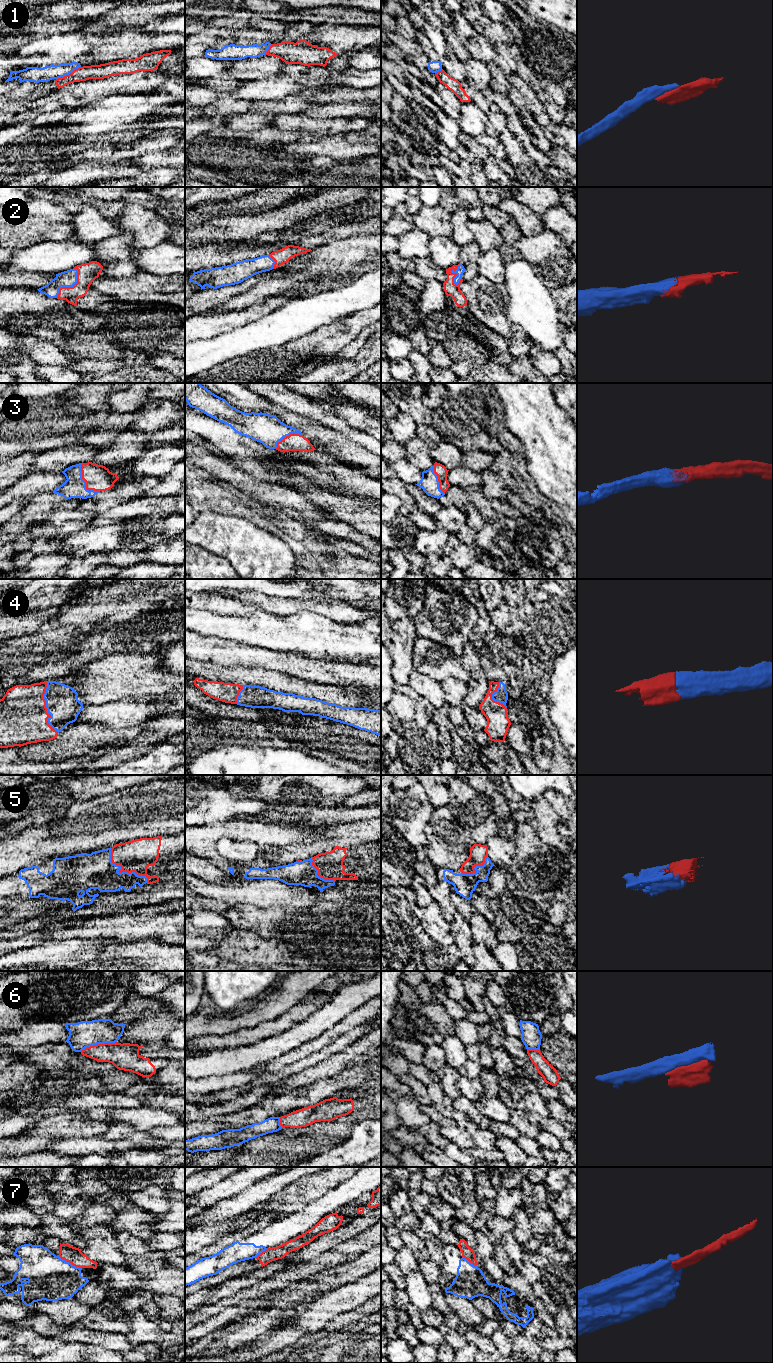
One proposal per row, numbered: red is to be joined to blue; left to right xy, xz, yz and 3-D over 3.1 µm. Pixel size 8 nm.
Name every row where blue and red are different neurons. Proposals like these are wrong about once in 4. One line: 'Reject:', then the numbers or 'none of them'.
Reject: 1, 6, 7

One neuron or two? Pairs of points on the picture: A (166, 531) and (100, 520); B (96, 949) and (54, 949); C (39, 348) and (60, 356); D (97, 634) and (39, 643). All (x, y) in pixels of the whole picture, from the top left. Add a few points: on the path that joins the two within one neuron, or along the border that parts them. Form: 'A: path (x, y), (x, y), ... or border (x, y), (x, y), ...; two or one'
A: border (174, 513), (157, 519); two
B: path (86, 949), (64, 949); one
C: path (44, 352), (55, 356); one
D: path (83, 639), (53, 639); one

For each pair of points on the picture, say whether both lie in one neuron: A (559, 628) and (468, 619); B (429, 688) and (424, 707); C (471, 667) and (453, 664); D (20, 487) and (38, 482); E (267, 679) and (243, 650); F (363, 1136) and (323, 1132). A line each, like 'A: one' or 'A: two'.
A: two
B: two
C: two
D: one
E: two
F: two

